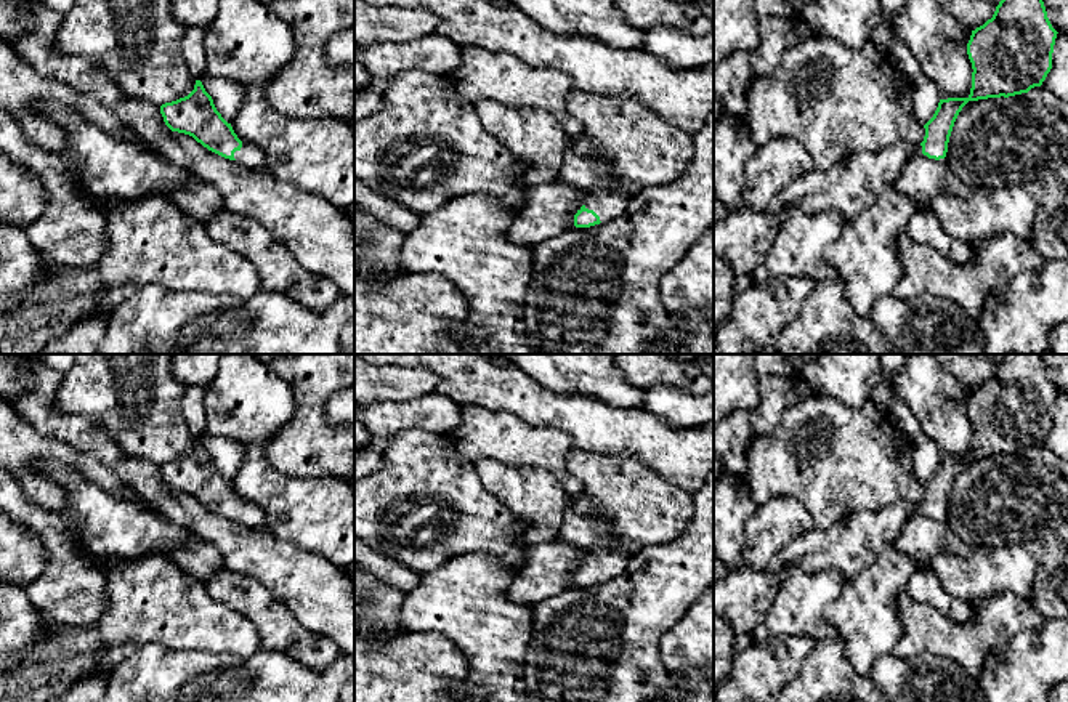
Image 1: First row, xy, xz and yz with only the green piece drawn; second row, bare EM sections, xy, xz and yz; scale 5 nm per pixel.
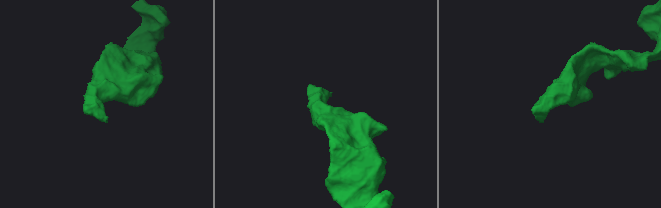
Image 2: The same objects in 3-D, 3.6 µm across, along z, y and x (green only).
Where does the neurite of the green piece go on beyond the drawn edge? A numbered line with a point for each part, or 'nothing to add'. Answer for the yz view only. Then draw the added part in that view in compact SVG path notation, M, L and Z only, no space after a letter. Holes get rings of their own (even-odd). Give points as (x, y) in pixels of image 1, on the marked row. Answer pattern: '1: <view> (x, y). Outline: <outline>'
1: yz (743, 239). Outline: M898 141L877 152L853 154L829 171L813 170L800 176L783 189L778 199L763 212L747 208L728 212L723 220L714 224L714 255L718 255L736 276L750 274L759 264L763 264L787 205L799 205L808 215L837 212L845 223L852 221L877 200L887 184L896 181L909 157L916 154L922 154L922 146L908 141Z

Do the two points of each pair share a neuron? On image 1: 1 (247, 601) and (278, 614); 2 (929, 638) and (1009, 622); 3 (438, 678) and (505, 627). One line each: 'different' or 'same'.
1: same
2: same
3: different

